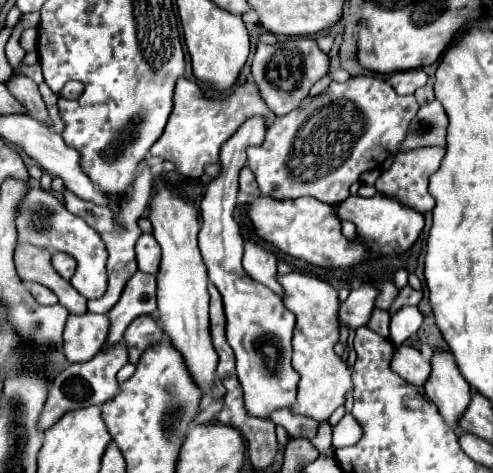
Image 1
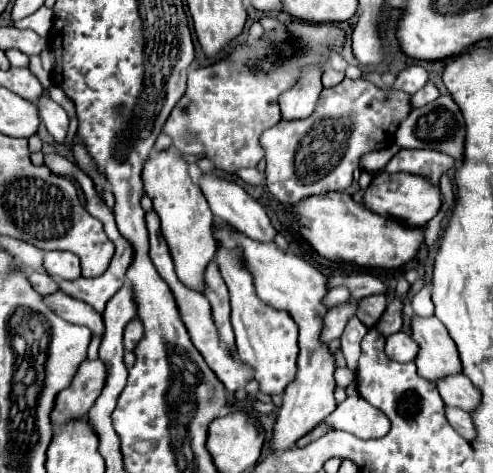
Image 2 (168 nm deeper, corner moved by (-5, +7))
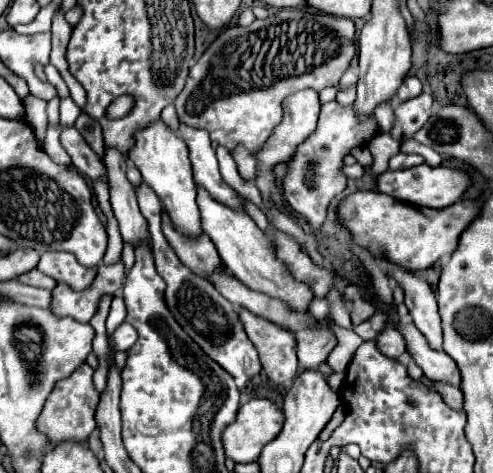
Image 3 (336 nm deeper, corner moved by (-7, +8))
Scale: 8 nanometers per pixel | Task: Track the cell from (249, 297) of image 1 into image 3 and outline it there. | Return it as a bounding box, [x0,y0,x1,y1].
[239,310,299,384]

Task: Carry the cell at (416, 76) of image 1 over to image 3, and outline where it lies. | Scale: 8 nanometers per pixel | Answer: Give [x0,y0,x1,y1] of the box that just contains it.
[397,76,421,102]

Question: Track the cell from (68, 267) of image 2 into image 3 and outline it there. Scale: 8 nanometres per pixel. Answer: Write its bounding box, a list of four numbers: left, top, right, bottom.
[37,252,97,290]

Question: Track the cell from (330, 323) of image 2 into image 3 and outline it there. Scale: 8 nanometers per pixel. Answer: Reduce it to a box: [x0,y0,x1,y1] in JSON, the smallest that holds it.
[295,320,337,370]

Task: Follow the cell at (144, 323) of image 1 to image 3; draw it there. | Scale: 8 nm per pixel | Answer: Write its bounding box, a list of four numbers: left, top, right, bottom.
[109,322,137,350]

